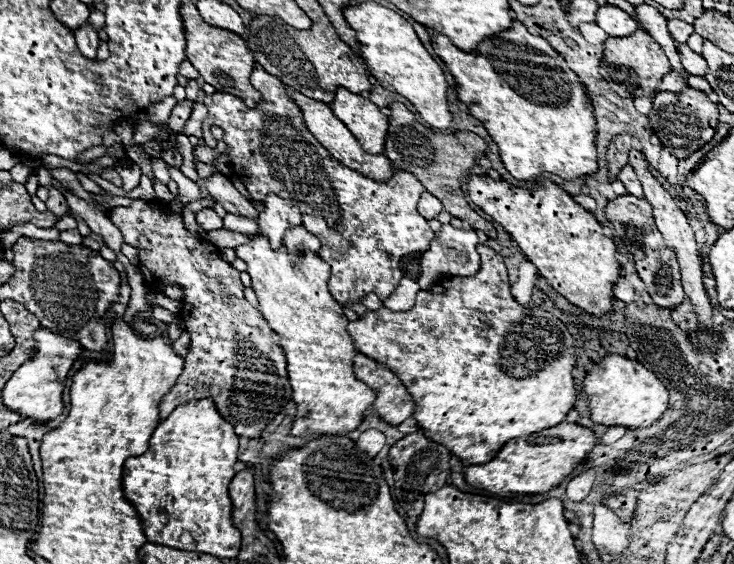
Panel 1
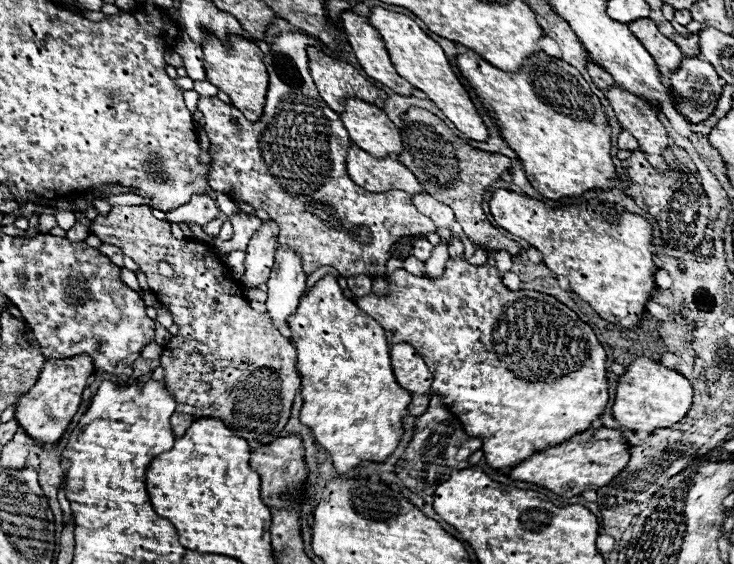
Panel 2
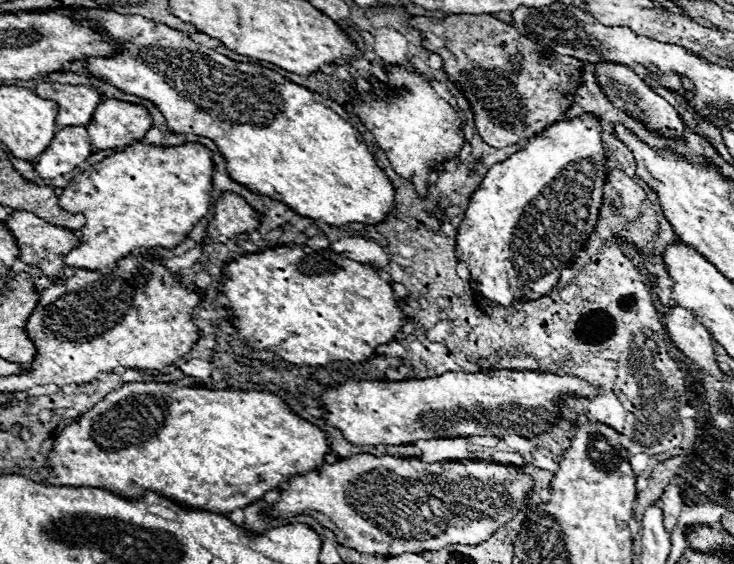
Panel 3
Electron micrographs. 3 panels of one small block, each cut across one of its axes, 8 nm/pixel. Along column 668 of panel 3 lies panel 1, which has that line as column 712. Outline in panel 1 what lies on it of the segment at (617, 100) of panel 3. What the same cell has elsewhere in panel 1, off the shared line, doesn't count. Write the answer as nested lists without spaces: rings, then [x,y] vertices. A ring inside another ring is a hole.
[[[686,88],[678,94],[672,92],[658,92],[652,102],[652,112],[648,114],[652,132],[662,132],[666,136],[666,144],[670,144],[670,152],[678,158],[684,160],[696,150],[700,150],[706,142],[714,138],[716,124],[718,124],[718,106],[708,100],[706,94]]]

